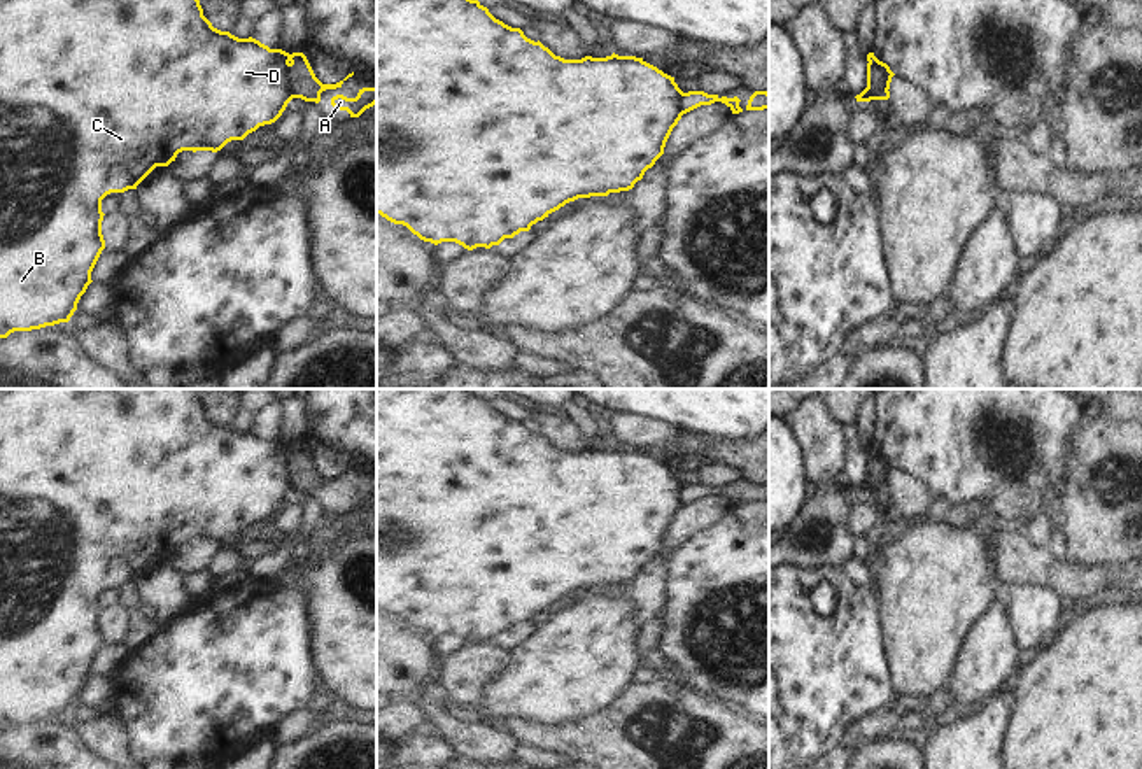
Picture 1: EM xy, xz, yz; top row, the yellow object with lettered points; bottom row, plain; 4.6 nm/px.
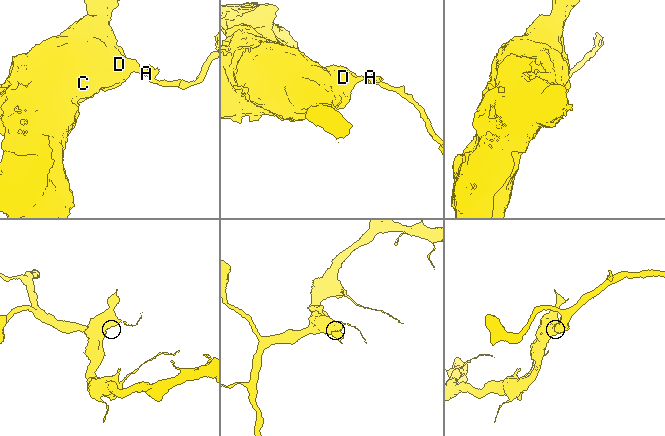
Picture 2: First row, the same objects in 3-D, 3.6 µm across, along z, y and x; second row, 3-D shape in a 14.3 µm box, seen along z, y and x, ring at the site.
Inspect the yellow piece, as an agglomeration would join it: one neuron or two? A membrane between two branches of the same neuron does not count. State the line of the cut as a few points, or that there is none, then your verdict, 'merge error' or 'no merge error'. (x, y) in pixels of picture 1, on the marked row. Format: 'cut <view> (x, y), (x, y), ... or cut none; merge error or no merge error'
cut yz (869, 60), (874, 60), (883, 72), (883, 90), (876, 97); merge error

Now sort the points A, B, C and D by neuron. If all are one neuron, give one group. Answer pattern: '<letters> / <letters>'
A / B C D

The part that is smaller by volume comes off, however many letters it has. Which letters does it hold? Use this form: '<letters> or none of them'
A

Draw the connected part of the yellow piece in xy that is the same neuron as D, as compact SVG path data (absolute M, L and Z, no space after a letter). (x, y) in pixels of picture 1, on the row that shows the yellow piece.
M0 0L0 338L68 322L105 249L102 200L137 189L156 166L168 166L182 151L217 152L228 142L275 123L294 98L287 86L289 61L291 54L282 49L214 28L200 0Z

